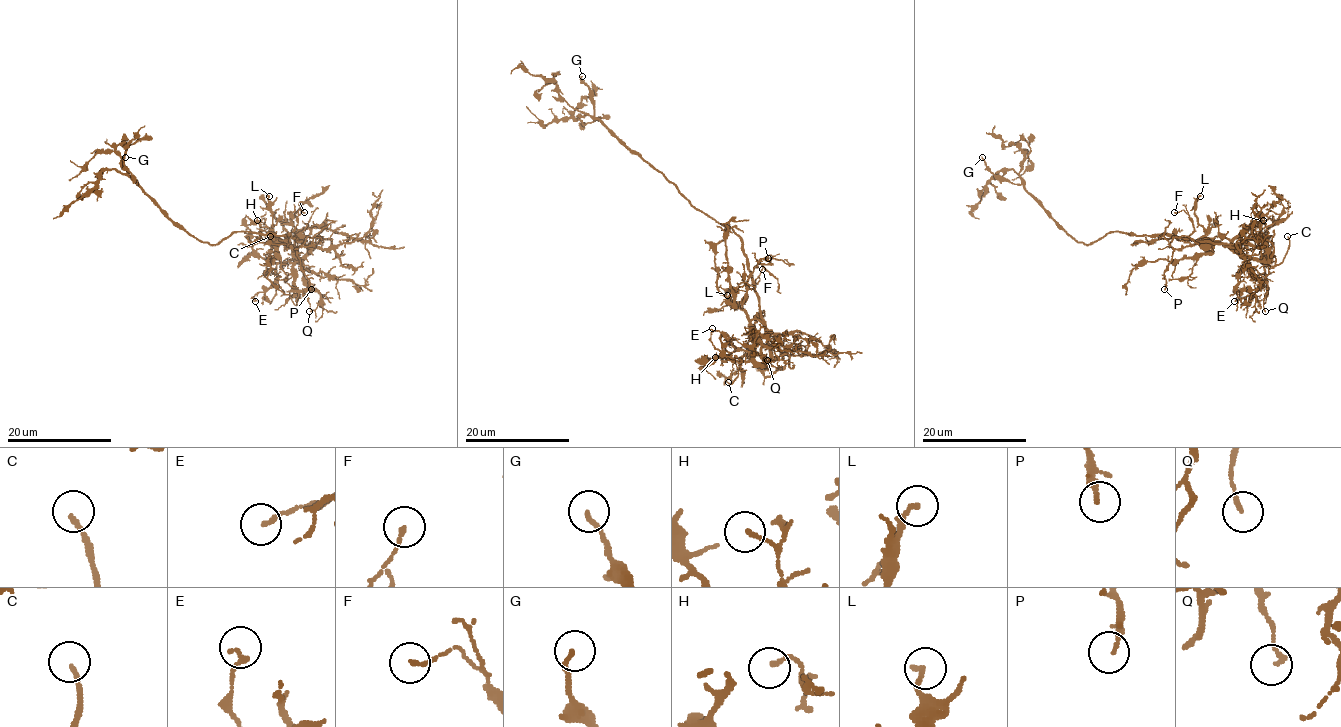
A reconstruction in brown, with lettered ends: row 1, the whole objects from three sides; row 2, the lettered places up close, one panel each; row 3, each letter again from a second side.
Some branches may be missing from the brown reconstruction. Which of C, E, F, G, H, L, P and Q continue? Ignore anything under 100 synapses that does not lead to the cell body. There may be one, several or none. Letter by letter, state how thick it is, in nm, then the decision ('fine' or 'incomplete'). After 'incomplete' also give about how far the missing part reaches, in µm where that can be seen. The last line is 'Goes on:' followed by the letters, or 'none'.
C: calibre 150 nm; fine
E: calibre 160 nm; fine
F: calibre 140 nm; fine
G: calibre 140 nm; fine
H: calibre 130 nm; fine
L: calibre 200 nm; fine
P: calibre 180 nm; fine
Q: calibre 150 nm; fine
Goes on: none

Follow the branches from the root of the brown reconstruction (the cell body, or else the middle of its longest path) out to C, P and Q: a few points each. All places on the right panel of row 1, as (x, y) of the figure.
C: (1120, 232), (1172, 235), (1224, 244), (1247, 255), (1265, 259), (1272, 266), (1282, 261), (1289, 246), (1287, 236)
P: (1120, 232), (1172, 235), (1225, 245), (1200, 242), (1175, 249), (1164, 274), (1164, 289)
Q: (1120, 232), (1190, 237), (1238, 249), (1248, 259), (1248, 268), (1268, 287), (1263, 303), (1265, 311)

